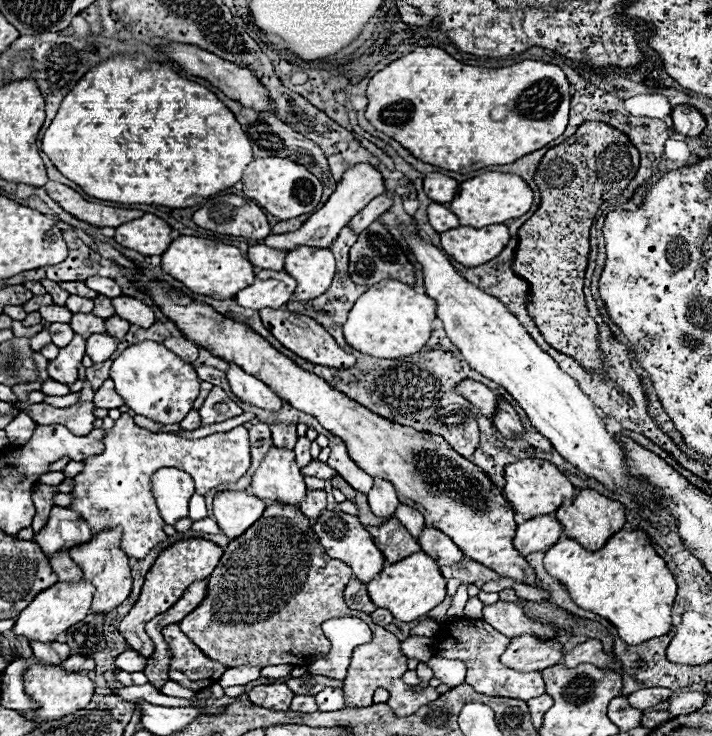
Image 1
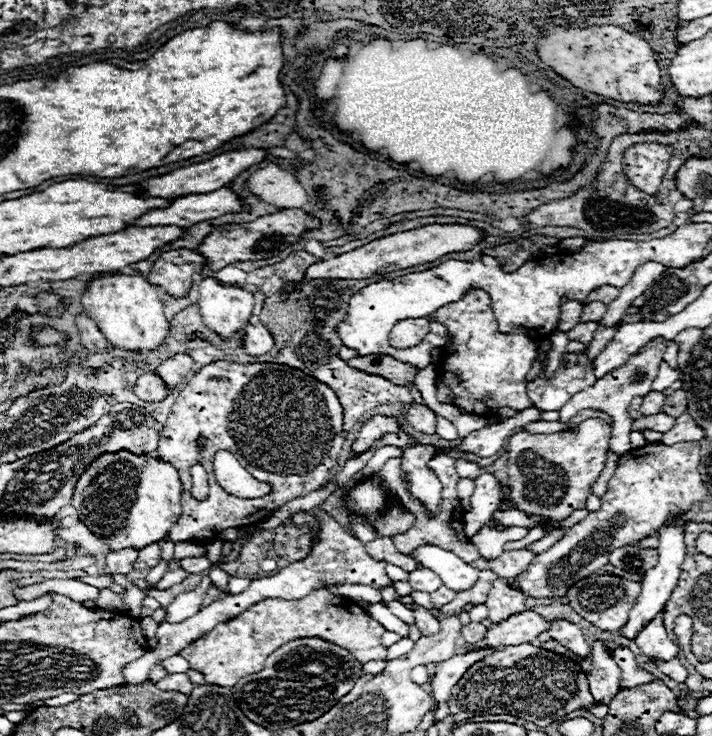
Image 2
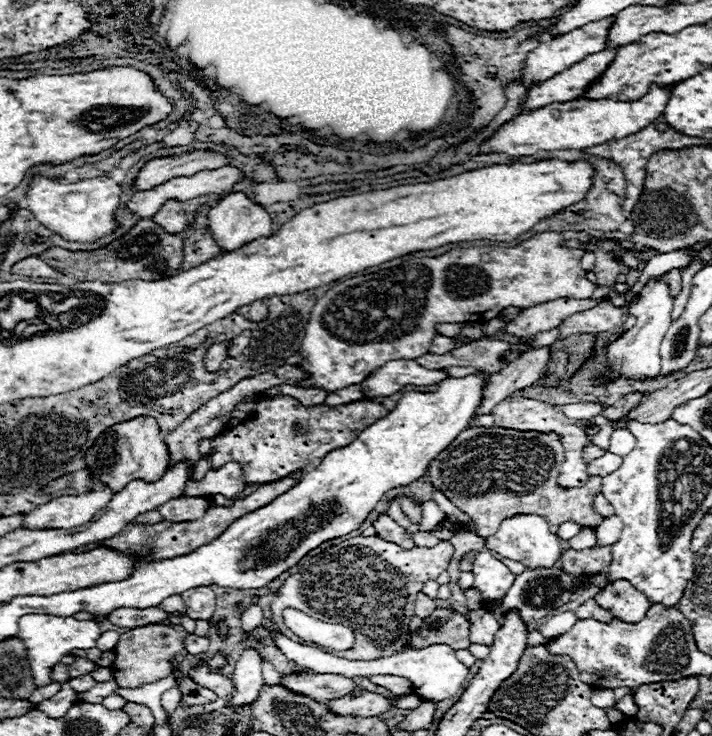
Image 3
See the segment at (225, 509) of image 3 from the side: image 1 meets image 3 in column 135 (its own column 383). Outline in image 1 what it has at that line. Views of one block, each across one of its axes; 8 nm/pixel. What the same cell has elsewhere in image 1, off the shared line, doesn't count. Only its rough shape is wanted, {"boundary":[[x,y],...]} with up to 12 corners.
{"boundary":[[396,518],[368,528],[388,564],[420,550]]}

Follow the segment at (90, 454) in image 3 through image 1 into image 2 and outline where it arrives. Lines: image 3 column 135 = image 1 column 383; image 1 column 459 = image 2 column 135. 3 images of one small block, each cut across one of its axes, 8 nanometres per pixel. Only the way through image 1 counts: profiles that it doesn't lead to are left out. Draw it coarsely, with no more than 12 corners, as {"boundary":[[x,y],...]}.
{"boundary":[[100,454],[72,496],[112,550],[166,538],[182,512],[172,464]]}

